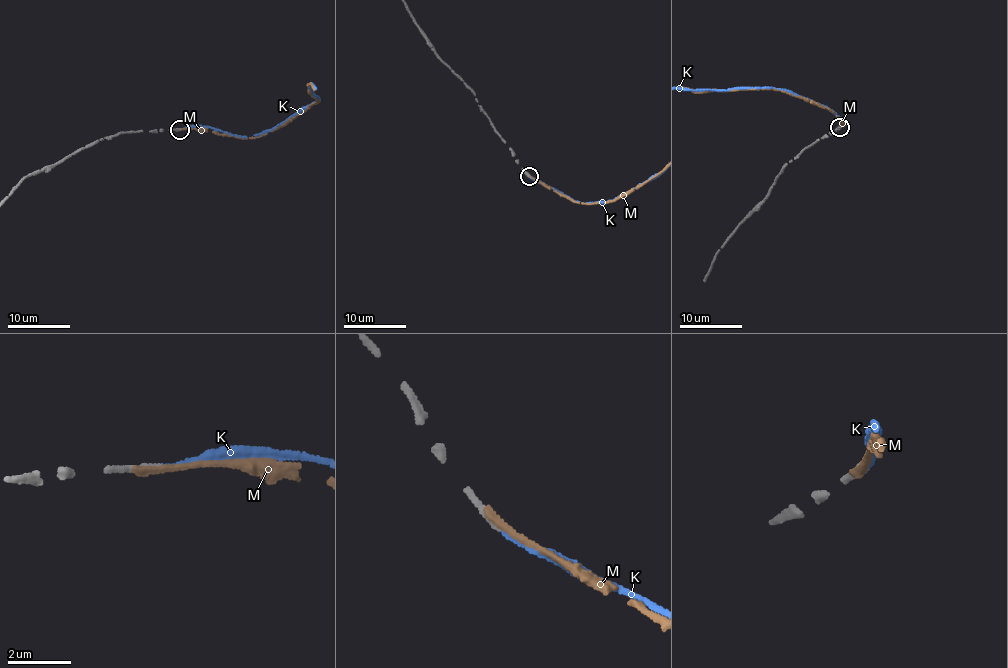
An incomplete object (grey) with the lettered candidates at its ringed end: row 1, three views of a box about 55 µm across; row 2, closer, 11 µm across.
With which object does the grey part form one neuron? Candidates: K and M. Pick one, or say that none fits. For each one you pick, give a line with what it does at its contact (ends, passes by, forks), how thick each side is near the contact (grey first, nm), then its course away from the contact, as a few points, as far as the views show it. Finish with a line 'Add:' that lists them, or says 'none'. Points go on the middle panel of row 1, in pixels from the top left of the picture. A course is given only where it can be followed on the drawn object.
K: it ends there; 220 nm thick on the grey side, 180 nm on the other
Add: K

